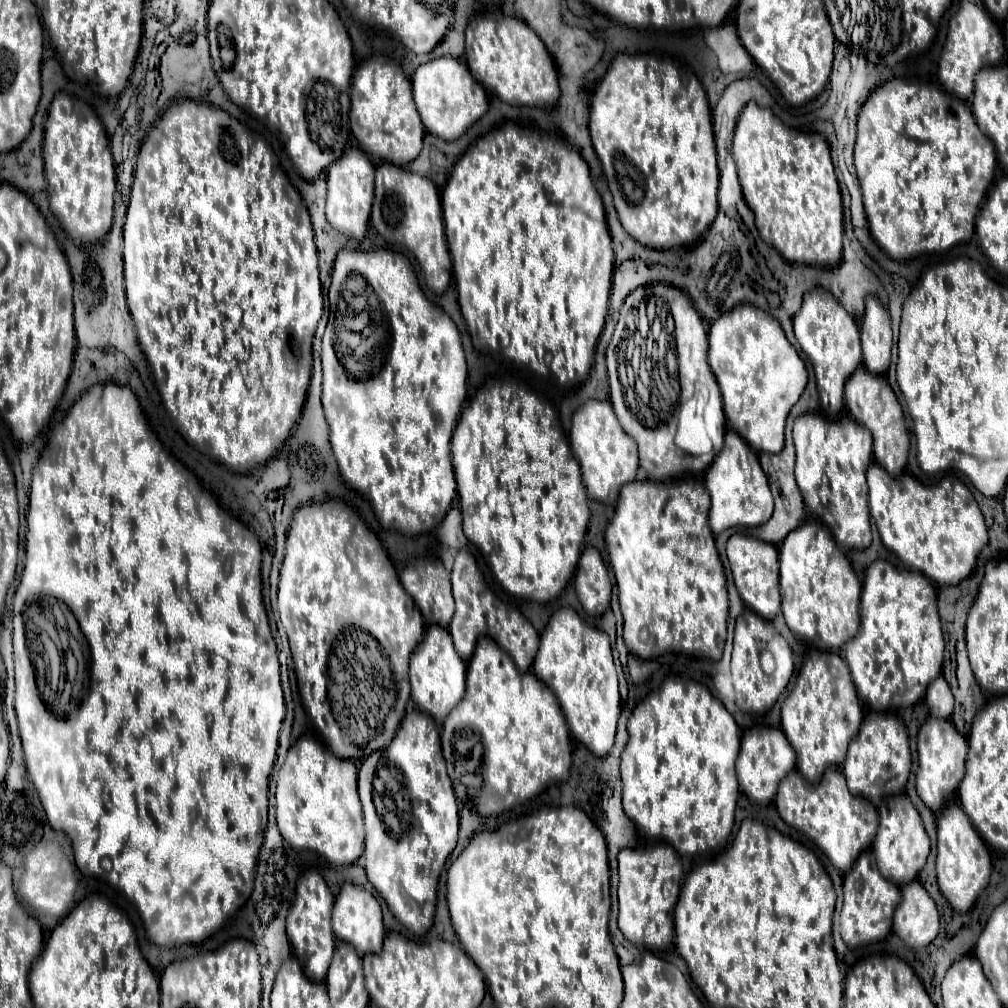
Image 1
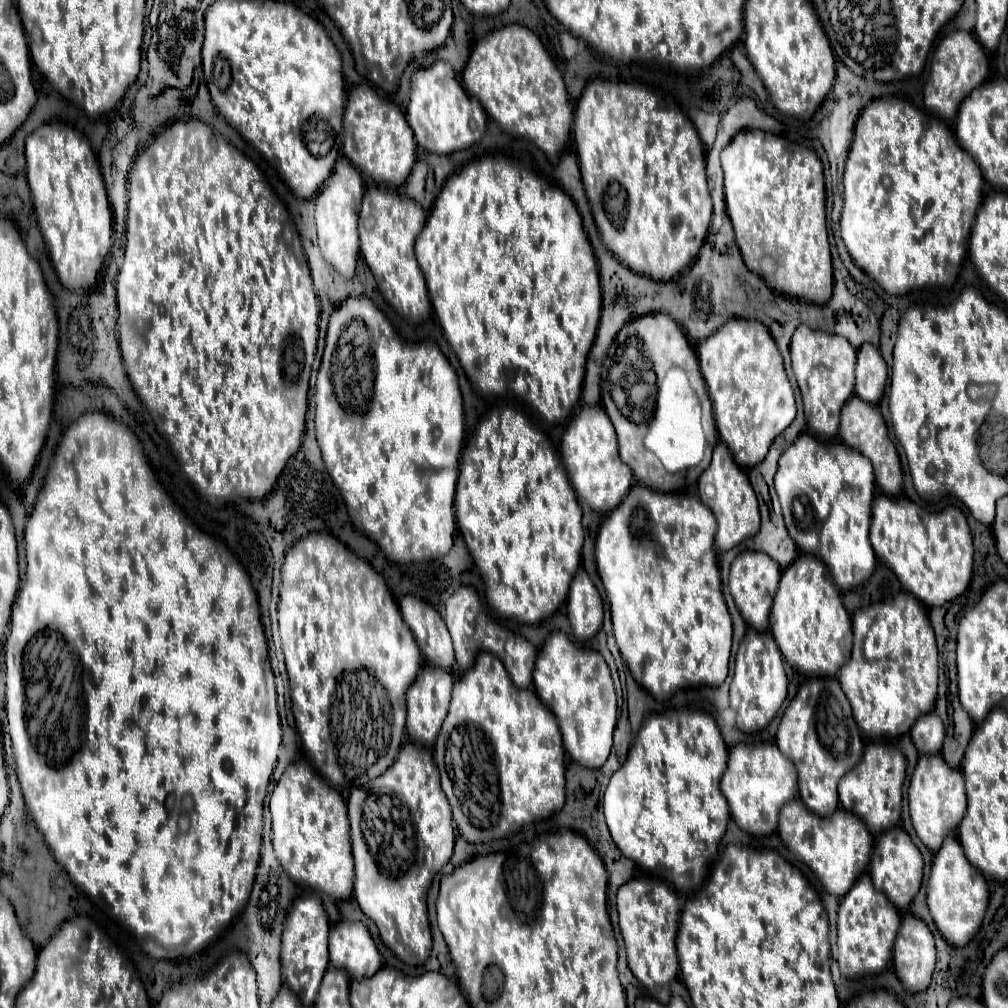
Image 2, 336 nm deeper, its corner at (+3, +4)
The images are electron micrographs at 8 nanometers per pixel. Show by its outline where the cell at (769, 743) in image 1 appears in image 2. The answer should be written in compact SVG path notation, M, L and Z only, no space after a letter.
M739 743L729 749L729 763L721 779L721 791L727 797L731 817L743 831L751 835L769 835L777 829L779 809L797 791L797 769L773 743Z

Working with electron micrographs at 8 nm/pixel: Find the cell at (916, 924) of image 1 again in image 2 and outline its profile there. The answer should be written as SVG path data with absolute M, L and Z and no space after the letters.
M907 913L901 921L893 949L893 963L905 989L917 993L929 985L935 969L935 941L925 921L913 913Z

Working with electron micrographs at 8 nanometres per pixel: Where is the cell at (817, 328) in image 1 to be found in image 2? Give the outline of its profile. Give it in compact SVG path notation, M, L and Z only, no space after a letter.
M799 325L795 329L791 339L791 367L803 395L807 427L821 441L831 441L837 435L839 411L843 403L853 395L855 365L857 351L845 337L831 335L805 325Z

